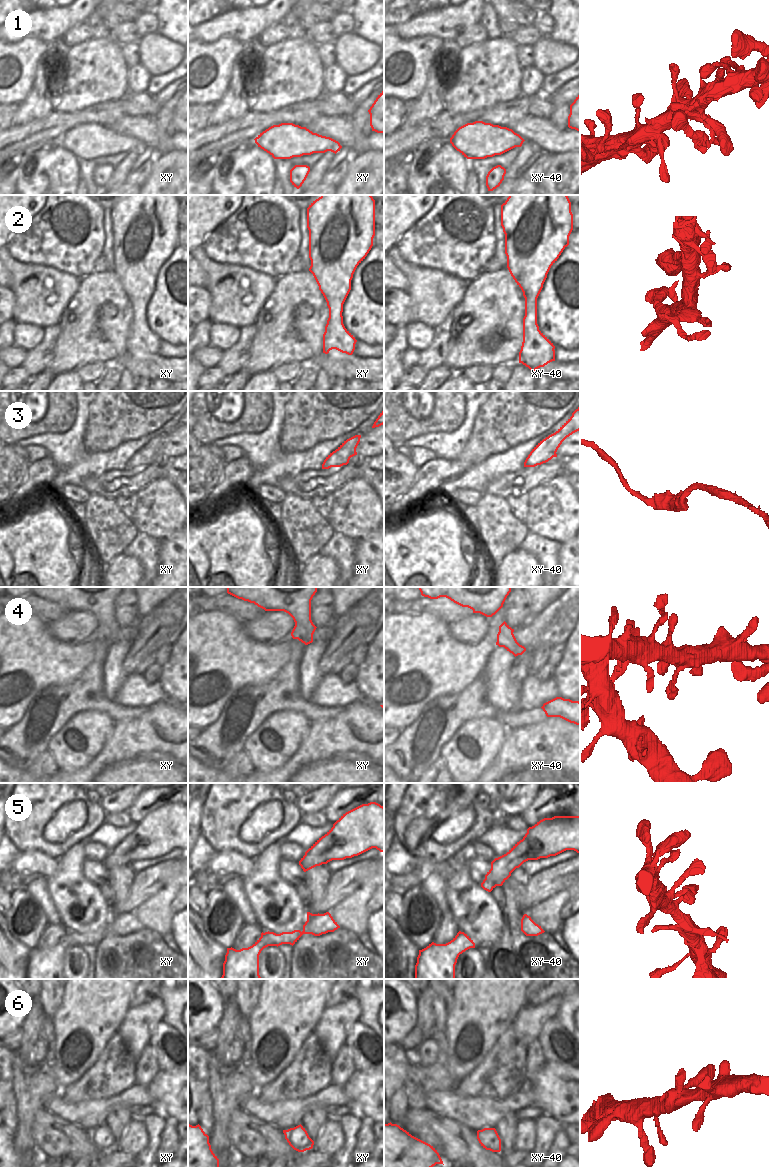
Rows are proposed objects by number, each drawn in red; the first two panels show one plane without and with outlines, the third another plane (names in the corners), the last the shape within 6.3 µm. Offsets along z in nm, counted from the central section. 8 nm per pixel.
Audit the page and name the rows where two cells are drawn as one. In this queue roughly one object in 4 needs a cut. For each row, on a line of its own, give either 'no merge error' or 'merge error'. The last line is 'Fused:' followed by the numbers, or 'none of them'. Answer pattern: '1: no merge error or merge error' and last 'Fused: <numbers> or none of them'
1: merge error
2: merge error
3: no merge error
4: no merge error
5: no merge error
6: no merge error
Fused: 1, 2

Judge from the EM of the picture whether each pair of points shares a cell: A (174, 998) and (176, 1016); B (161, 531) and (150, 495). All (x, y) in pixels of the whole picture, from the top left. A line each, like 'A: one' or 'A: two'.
A: one
B: one

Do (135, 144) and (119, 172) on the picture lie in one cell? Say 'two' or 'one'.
two

